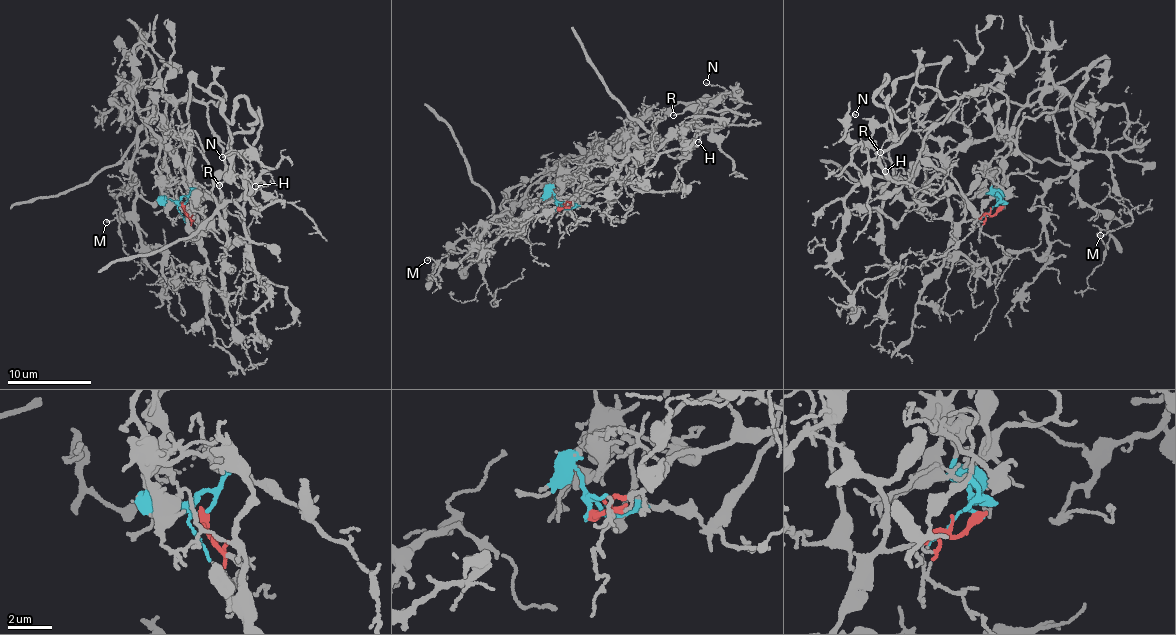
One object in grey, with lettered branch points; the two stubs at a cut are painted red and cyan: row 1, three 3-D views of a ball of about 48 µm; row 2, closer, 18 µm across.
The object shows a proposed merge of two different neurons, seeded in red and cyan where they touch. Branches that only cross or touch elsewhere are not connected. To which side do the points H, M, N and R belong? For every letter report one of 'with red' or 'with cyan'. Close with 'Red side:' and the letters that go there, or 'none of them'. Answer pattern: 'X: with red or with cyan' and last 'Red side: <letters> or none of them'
H: with red
M: with cyan
N: with red
R: with red
Red side: H, N, R

